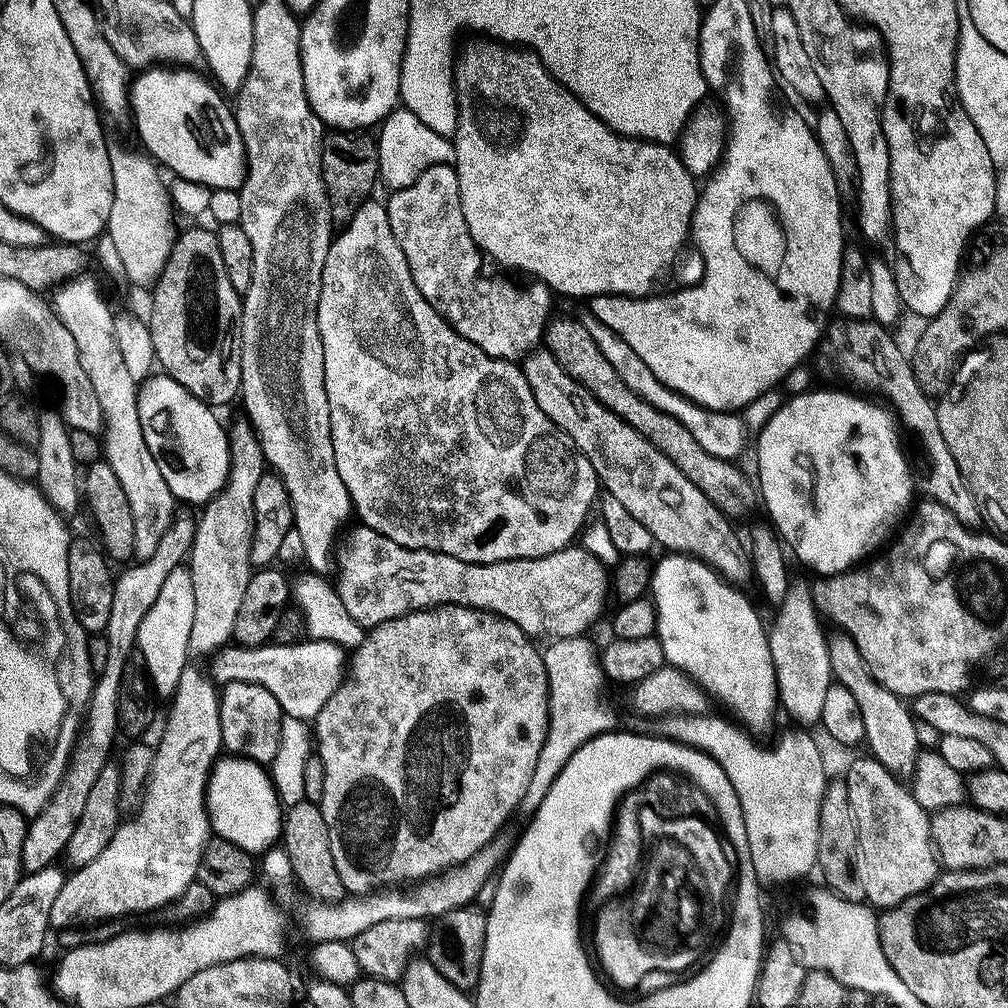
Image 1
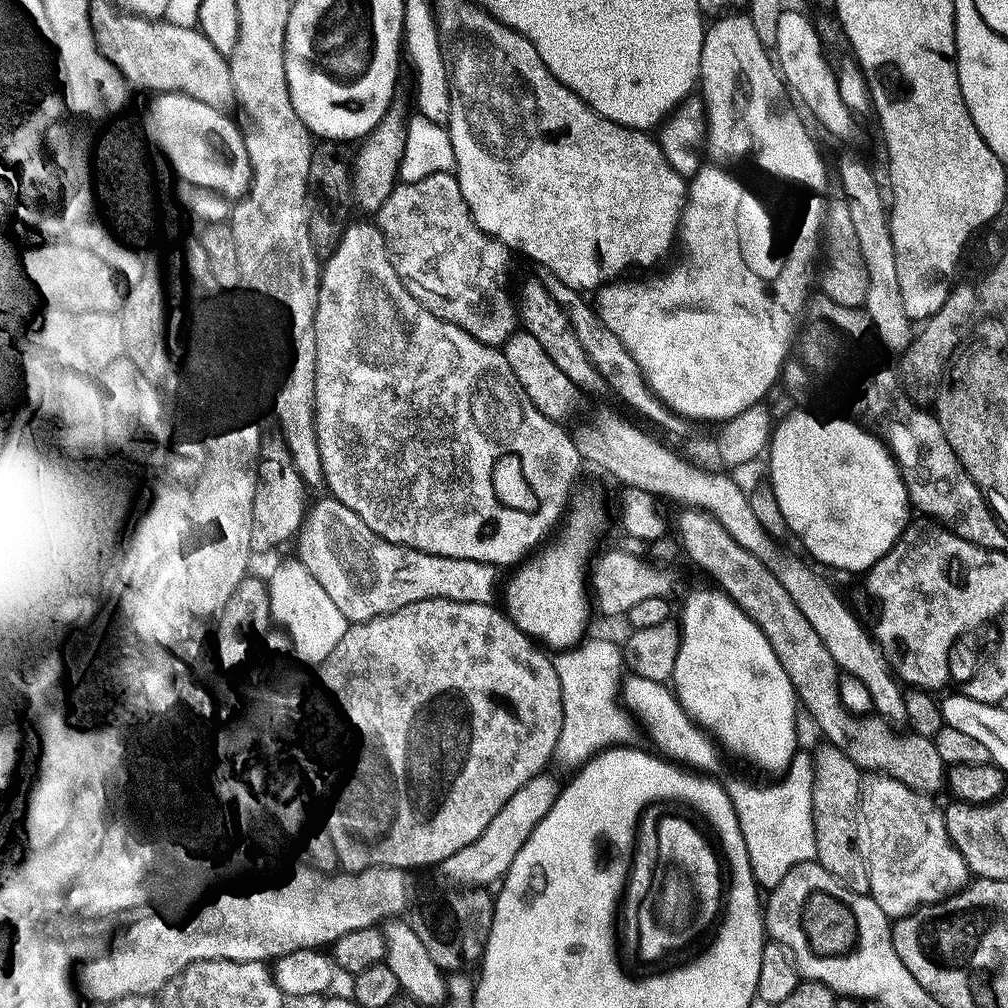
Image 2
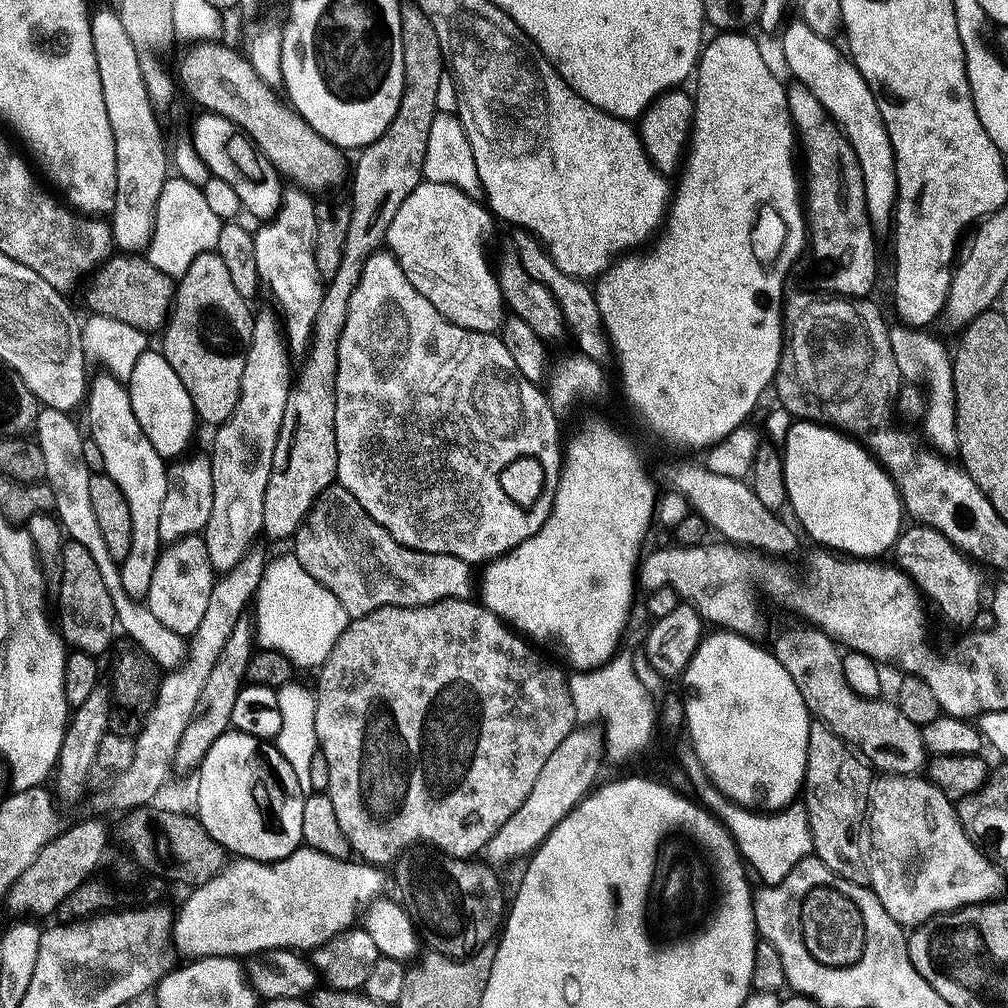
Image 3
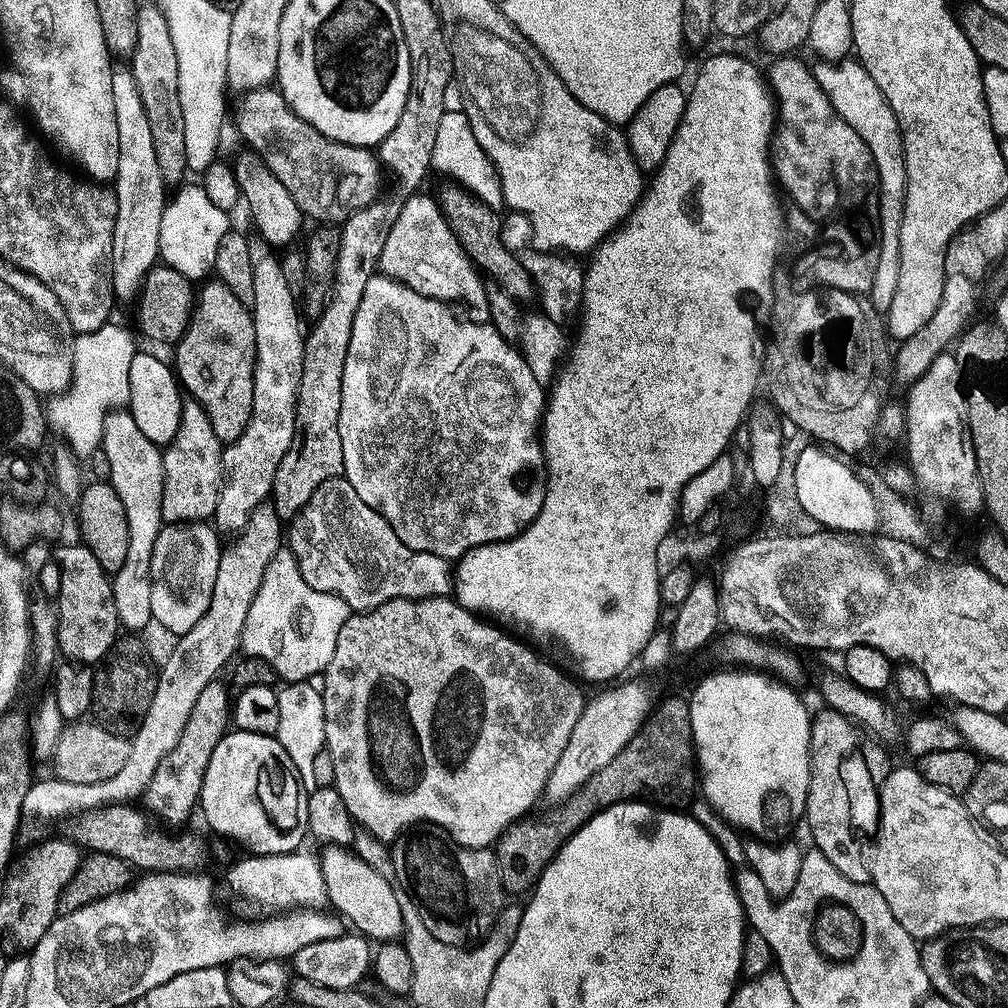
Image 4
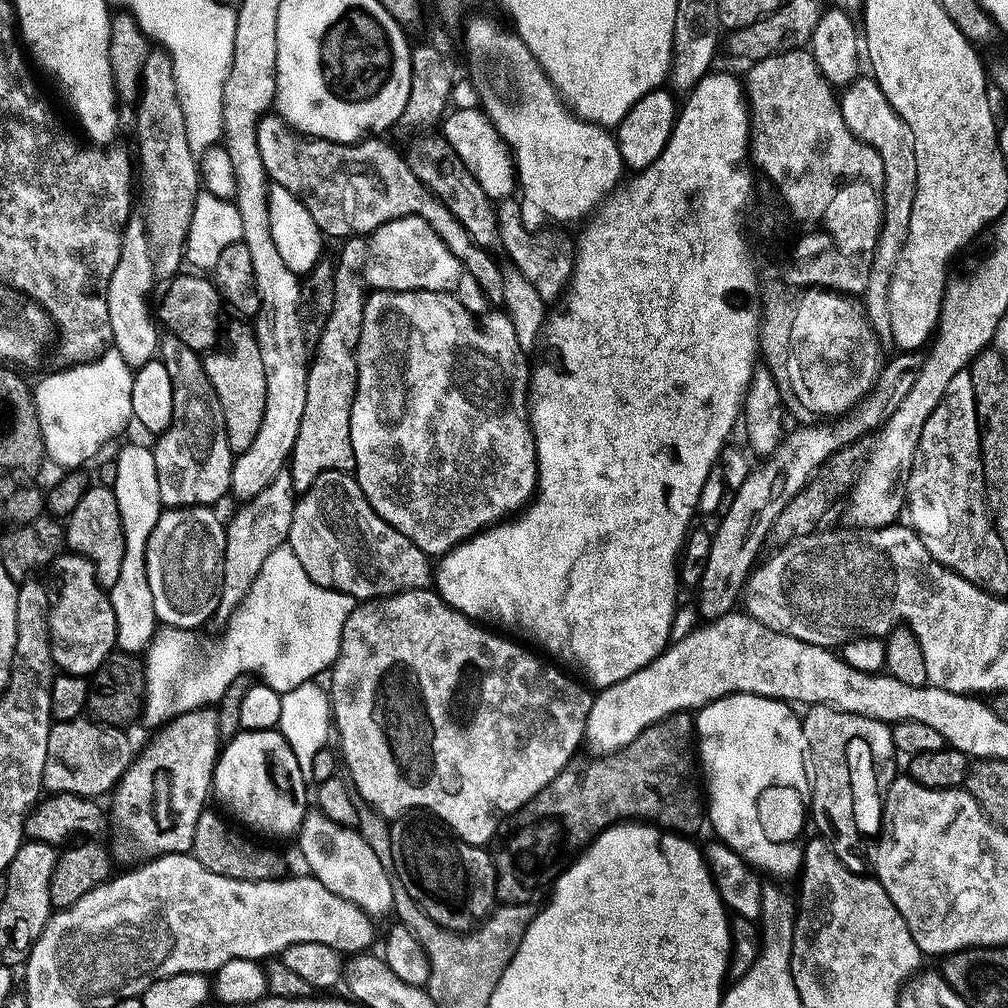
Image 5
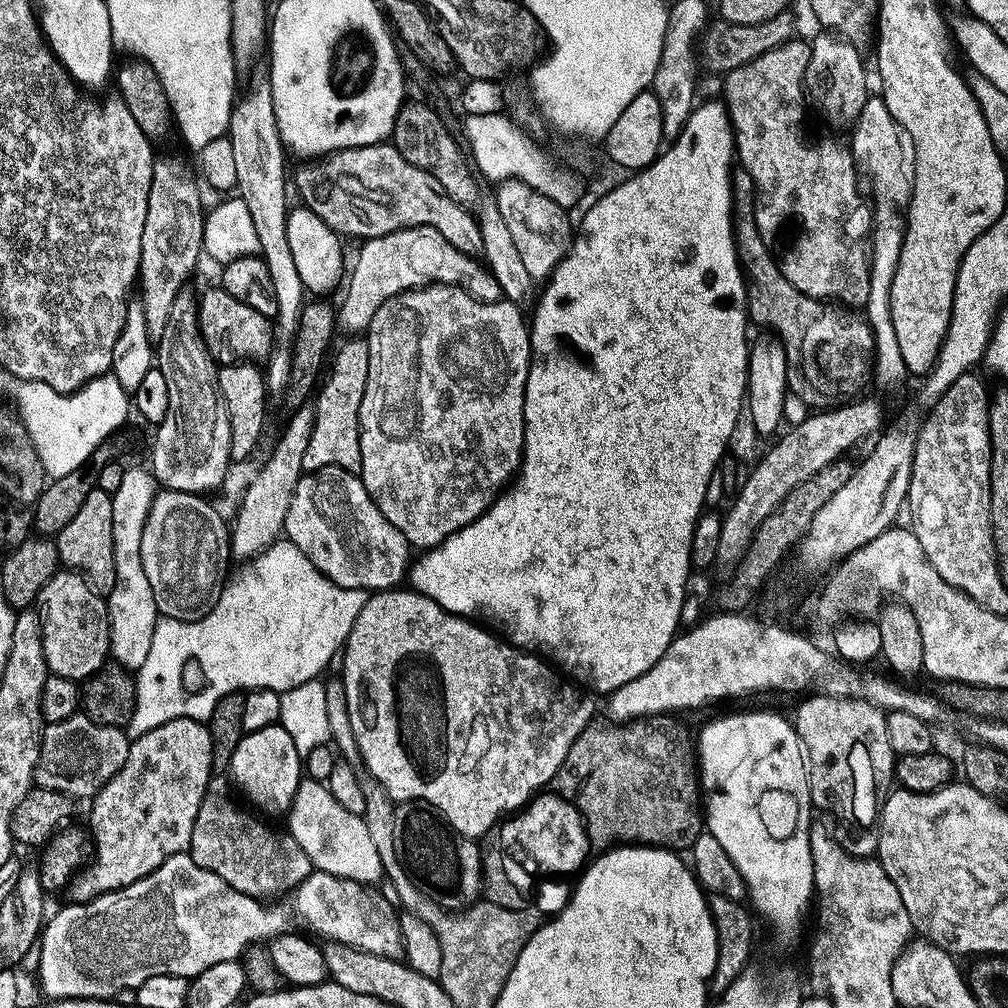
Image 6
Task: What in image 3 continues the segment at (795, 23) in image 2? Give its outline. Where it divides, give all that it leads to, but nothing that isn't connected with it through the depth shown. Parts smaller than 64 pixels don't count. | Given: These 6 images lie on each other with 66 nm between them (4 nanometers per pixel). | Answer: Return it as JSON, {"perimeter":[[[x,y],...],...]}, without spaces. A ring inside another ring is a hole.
{"perimeter":[[[803,22],[789,23],[783,29],[784,60],[797,76],[799,83],[818,98],[829,117],[844,129],[844,135],[854,146],[862,166],[864,182],[868,189],[870,219],[875,233],[882,237],[891,233],[896,214],[896,155],[880,113],[872,87],[862,78],[855,64],[843,51],[835,48],[833,41],[820,37]]]}

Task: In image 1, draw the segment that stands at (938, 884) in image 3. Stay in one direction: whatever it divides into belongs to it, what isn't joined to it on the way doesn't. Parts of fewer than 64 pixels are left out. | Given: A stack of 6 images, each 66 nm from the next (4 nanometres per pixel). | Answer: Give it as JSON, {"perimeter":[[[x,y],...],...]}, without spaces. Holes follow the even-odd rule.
{"perimeter":[[[874,758],[868,760],[856,760],[848,768],[848,777],[846,783],[848,785],[848,793],[850,794],[850,810],[854,810],[854,818],[858,826],[858,854],[856,855],[856,879],[862,882],[862,886],[866,886],[866,901],[873,909],[887,910],[897,908],[902,902],[906,902],[911,896],[923,896],[928,889],[940,879],[942,875],[942,865],[936,854],[936,846],[932,843],[932,822],[930,814],[926,810],[922,810],[922,806],[918,806],[918,802],[911,794],[907,787],[904,788],[899,779],[893,776],[877,762]]]}

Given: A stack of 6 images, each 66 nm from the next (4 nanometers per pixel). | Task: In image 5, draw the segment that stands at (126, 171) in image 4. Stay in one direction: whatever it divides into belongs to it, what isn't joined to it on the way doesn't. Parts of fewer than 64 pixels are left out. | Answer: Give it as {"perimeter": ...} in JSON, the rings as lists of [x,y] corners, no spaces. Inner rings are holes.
{"perimeter":[[[134,218],[124,233],[122,258],[108,291],[108,323],[110,332],[116,335],[114,350],[122,354],[128,367],[133,370],[157,359],[159,353],[156,351],[160,348],[161,329],[154,319],[154,304],[148,301],[155,284],[158,284],[158,277],[156,261],[152,255],[152,241],[148,239],[148,226],[143,219]]]}

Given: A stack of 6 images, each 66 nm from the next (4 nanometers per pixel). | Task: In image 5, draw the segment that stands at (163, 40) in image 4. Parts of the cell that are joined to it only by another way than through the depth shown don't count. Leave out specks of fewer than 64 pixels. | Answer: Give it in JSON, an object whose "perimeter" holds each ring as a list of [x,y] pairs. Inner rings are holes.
{"perimeter":[[[152,50],[146,62],[143,93],[140,97],[140,160],[148,178],[148,239],[152,241],[152,255],[156,261],[156,274],[161,281],[171,282],[181,275],[188,255],[188,233],[194,222],[195,206],[202,193],[200,162],[191,149],[187,137],[186,116],[179,101],[178,83],[175,82],[174,66],[164,50]]]}

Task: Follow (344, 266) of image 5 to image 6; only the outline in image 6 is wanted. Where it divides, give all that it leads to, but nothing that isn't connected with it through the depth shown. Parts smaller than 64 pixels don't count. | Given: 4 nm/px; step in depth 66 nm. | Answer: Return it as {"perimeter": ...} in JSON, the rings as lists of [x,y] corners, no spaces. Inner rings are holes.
{"perimeter":[[[348,338],[339,348],[340,345],[331,357],[326,379],[315,397],[316,402],[314,400],[316,425],[306,451],[305,473],[323,468],[344,468],[348,472],[359,473],[362,466],[360,411],[362,398],[366,398],[366,382],[370,382],[370,350],[364,338]]]}

